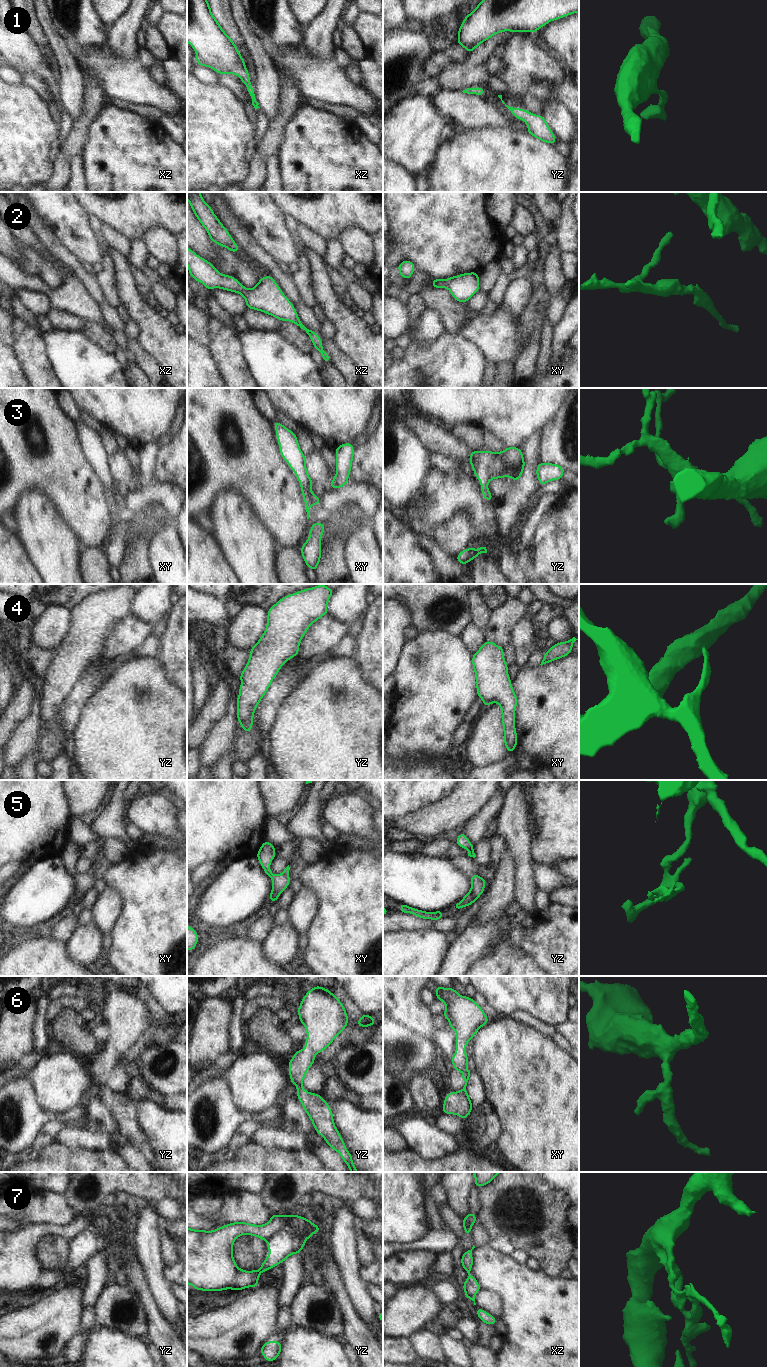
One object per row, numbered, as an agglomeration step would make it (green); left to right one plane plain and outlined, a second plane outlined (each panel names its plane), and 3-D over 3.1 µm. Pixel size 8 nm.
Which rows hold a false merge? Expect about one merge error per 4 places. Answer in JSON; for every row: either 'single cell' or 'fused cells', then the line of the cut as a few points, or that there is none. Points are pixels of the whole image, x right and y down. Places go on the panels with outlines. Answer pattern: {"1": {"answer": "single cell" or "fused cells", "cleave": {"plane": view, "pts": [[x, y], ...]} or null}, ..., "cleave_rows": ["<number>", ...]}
{"1": {"answer": "single cell", "cleave": null}, "2": {"answer": "single cell", "cleave": null}, "3": {"answer": "single cell", "cleave": null}, "4": {"answer": "single cell", "cleave": null}, "5": {"answer": "single cell", "cleave": null}, "6": {"answer": "single cell", "cleave": null}, "7": {"answer": "single cell", "cleave": null}, "cleave_rows": []}

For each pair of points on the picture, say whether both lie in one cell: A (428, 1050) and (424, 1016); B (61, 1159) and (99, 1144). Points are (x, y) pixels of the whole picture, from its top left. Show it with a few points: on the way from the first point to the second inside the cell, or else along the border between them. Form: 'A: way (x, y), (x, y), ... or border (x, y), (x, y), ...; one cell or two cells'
A: border (406, 1027), (423, 1035), (438, 1048); two cells
B: border (63, 1143), (96, 1152), (109, 1151); two cells

